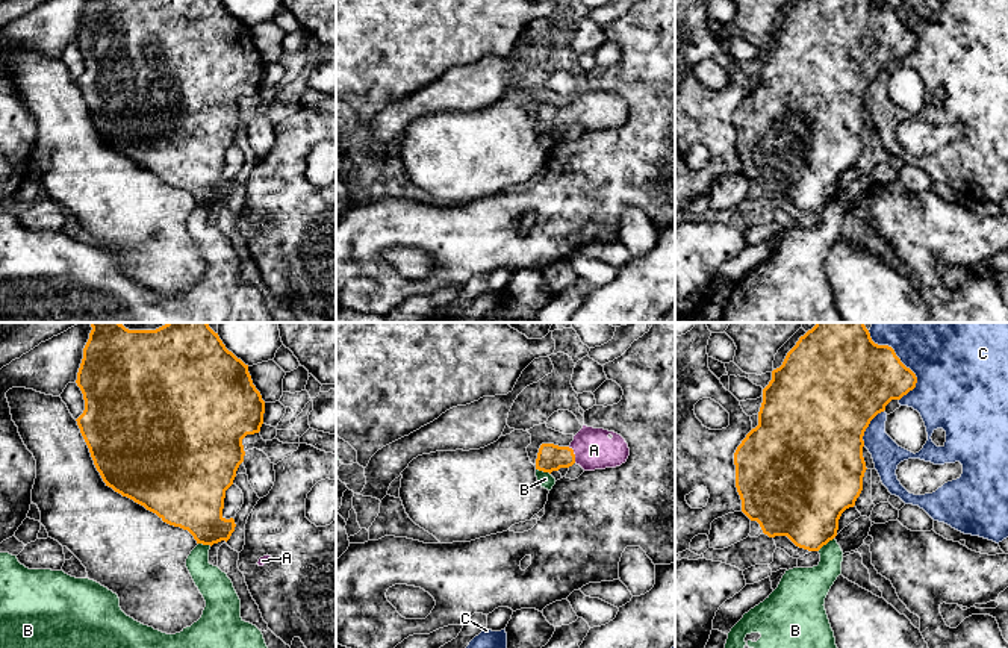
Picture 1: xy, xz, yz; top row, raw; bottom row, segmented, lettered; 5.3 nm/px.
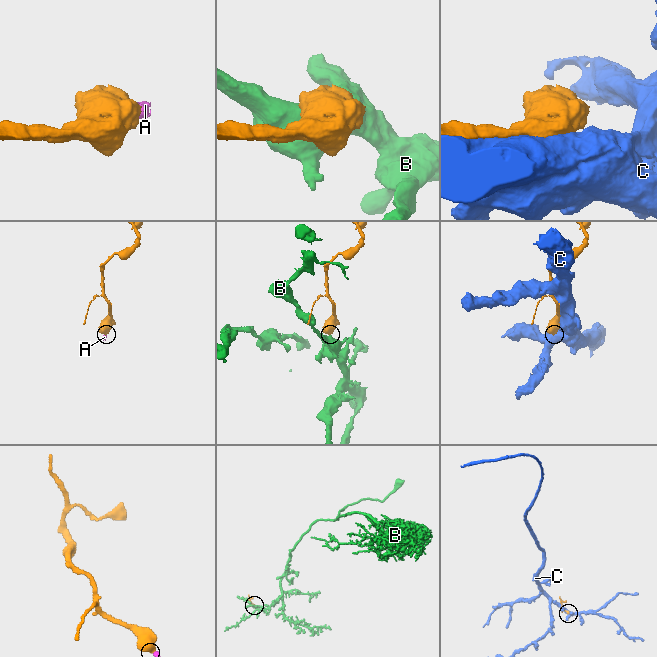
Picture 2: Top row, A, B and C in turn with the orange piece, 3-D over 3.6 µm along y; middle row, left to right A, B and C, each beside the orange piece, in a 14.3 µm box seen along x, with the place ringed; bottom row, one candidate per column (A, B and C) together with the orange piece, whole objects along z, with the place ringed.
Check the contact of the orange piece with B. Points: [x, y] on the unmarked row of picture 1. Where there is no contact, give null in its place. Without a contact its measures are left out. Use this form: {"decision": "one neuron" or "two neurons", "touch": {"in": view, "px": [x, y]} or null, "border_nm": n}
{"decision": "two neurons", "touch": {"in": "yz", "px": [825, 205]}, "border_nm": 110}

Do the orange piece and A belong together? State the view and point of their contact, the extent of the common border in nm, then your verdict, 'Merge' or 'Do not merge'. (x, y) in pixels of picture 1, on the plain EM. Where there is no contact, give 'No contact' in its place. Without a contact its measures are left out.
Touches orange at xz (574, 115). Shared border 100 nm. Merge

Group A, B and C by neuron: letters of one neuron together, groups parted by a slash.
A / B / C

